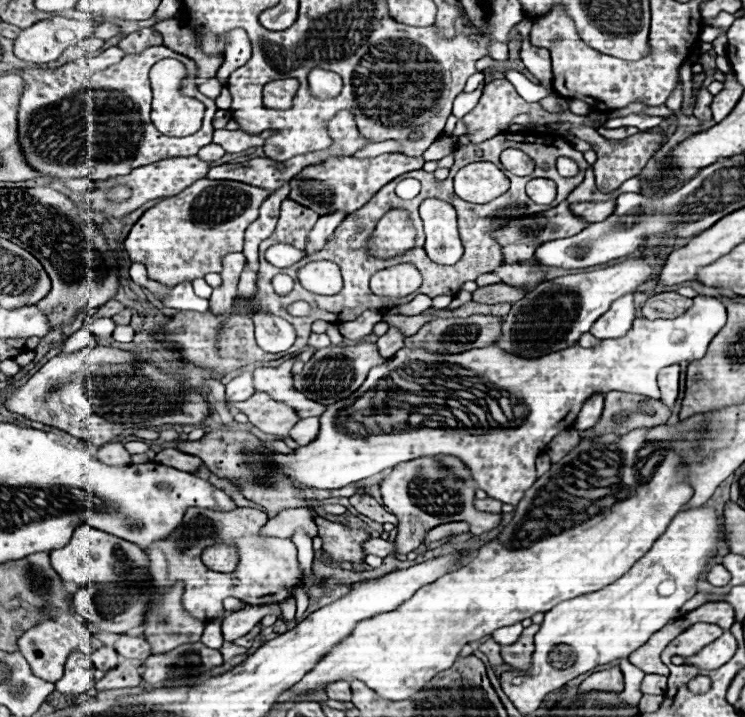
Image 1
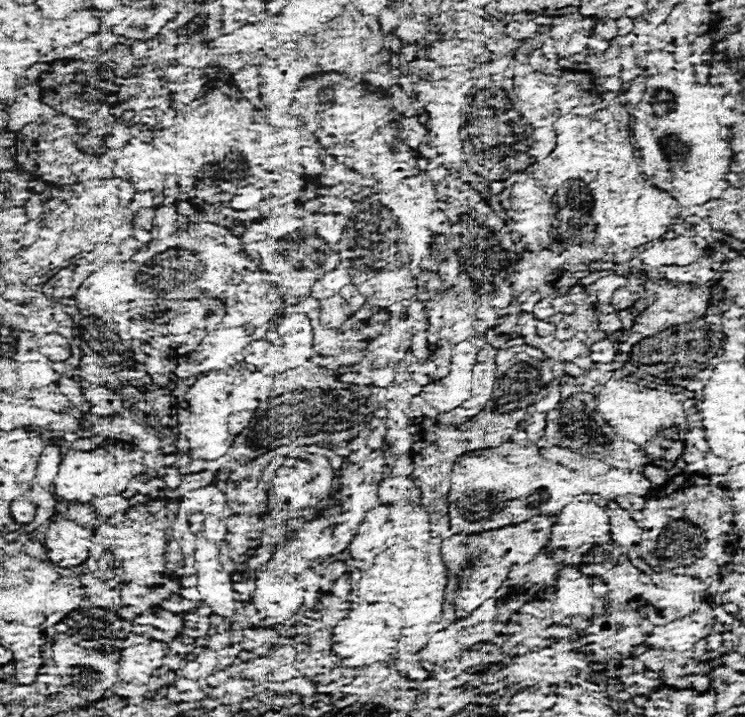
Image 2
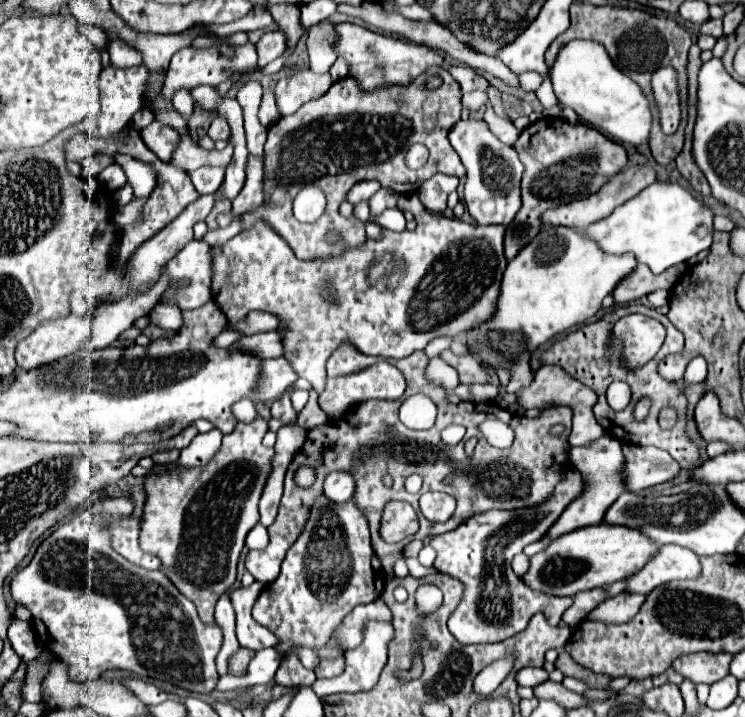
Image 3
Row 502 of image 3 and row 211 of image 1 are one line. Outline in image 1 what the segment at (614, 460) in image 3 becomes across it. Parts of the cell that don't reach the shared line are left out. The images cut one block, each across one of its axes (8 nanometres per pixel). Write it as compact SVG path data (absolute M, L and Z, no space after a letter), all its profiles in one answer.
M614 200L608 202L582 202L582 204L570 204L572 214L578 214L584 222L600 222L608 218L614 212Z

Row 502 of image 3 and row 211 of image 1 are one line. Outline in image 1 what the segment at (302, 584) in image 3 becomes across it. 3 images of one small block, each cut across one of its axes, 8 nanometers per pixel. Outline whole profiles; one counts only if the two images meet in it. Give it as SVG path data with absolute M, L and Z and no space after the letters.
M380 154L376 158L328 158L318 166L306 166L302 174L296 174L290 180L290 196L294 202L314 210L316 214L332 214L334 210L346 210L352 214L362 208L370 198L394 178L420 170L424 166L424 158L410 158L404 154Z

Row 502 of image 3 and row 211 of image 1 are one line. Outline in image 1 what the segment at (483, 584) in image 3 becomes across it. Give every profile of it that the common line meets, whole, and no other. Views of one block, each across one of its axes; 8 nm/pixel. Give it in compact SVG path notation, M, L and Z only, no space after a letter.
M560 202L556 208L546 210L544 214L534 214L534 218L508 218L500 228L492 232L492 238L500 244L502 254L508 264L532 260L534 252L542 242L550 242L554 238L568 238L570 234L578 234L578 230L584 230L586 222L578 220L570 210L566 202Z

